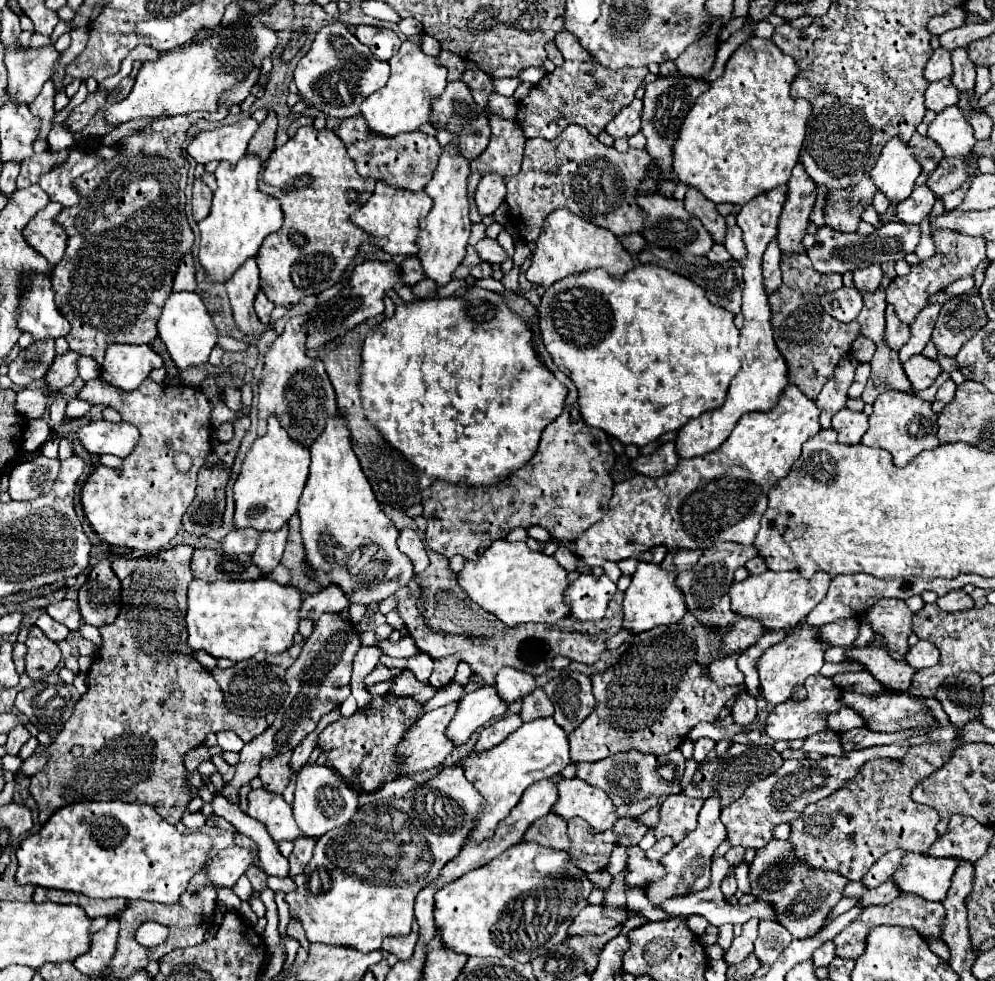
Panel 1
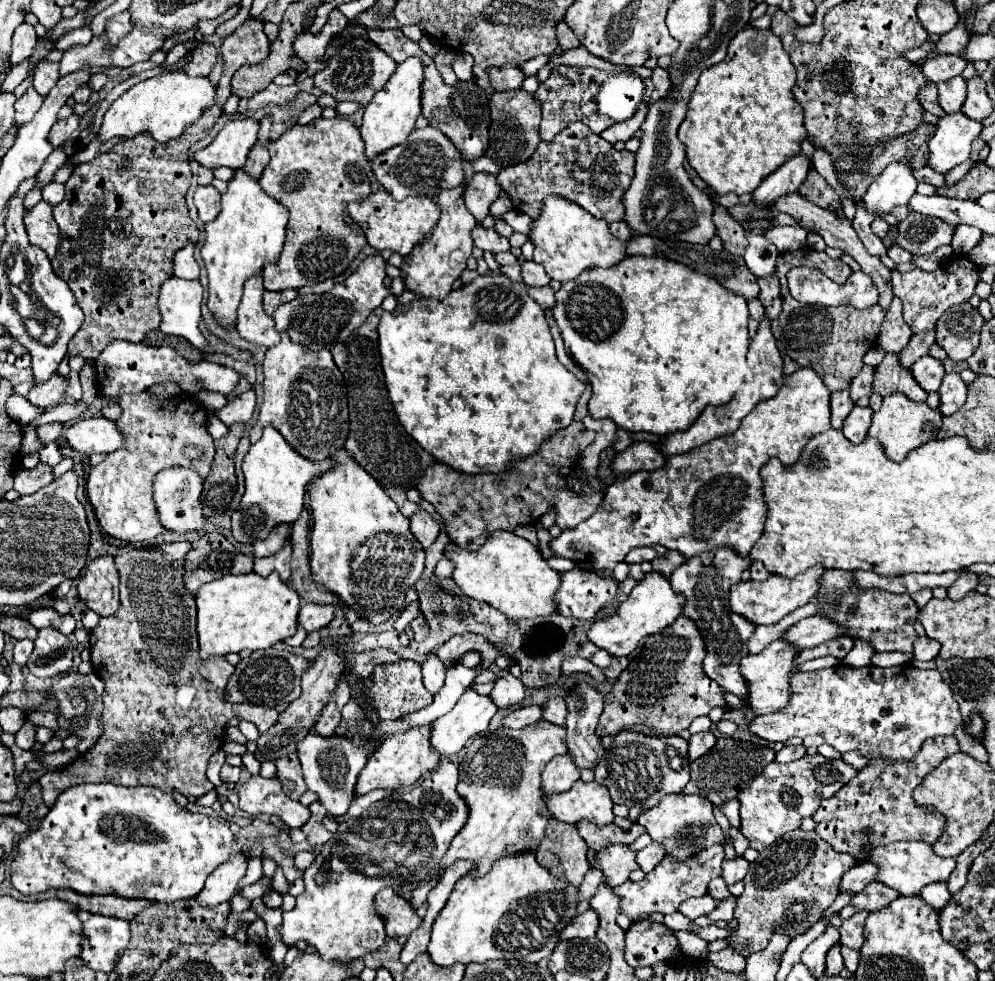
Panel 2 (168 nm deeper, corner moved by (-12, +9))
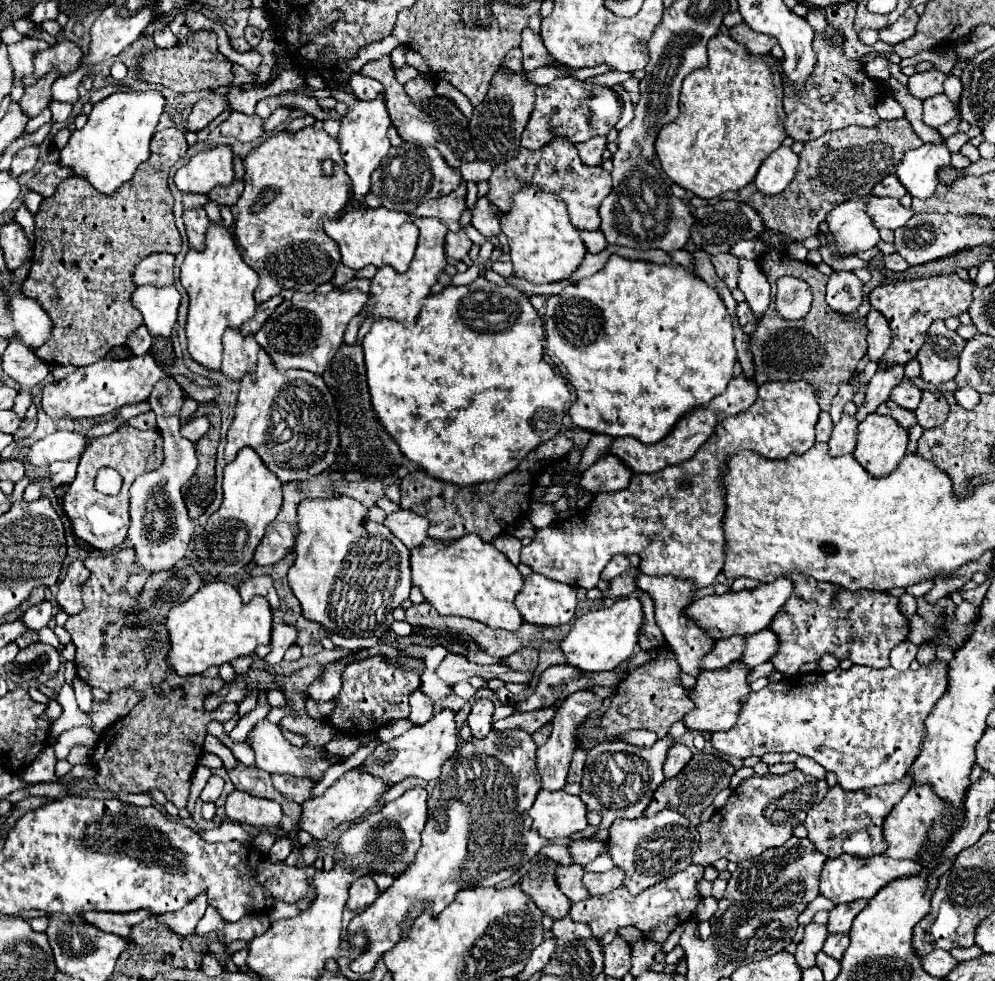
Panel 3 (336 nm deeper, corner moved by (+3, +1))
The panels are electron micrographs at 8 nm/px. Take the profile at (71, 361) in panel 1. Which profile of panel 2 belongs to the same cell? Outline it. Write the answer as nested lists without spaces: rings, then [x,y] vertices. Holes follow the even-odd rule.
[[[54,373],[48,383],[42,383],[42,385],[36,385],[34,389],[30,389],[30,393],[26,395],[26,399],[28,399],[34,407],[52,409],[54,405],[58,405],[60,397],[64,395],[66,385],[68,385],[68,381],[66,381],[64,377],[58,377],[58,375]]]

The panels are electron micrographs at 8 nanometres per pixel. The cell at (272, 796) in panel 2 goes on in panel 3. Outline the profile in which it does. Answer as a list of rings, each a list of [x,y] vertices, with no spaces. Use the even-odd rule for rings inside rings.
[[[241,791],[229,793],[225,799],[225,815],[231,821],[255,827],[277,827],[283,819],[283,811],[277,801],[253,797]]]

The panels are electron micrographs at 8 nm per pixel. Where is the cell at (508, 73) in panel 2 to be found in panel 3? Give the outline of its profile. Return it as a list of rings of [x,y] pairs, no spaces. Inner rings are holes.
[[[513,49],[513,51],[503,59],[503,63],[501,63],[499,69],[509,69],[509,71],[513,71],[513,73],[523,71],[523,67],[521,67],[521,51],[519,51],[519,49]]]

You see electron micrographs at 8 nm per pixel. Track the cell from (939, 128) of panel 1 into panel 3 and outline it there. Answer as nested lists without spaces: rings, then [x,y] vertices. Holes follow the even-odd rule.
[[[941,139],[939,143],[923,143],[907,151],[897,167],[897,177],[911,197],[927,199],[939,183],[939,171],[947,167],[951,167],[951,151],[945,139]]]

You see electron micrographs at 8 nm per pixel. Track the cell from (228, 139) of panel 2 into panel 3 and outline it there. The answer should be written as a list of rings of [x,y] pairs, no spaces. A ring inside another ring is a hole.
[[[219,145],[193,155],[189,163],[179,167],[175,185],[183,193],[209,193],[217,185],[231,183],[233,177],[233,149],[229,145]]]

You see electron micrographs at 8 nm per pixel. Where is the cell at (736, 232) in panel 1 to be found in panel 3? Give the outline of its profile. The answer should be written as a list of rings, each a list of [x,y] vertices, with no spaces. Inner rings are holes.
[[[739,259],[739,289],[743,291],[745,301],[751,305],[753,313],[761,317],[769,307],[771,287],[757,261]]]

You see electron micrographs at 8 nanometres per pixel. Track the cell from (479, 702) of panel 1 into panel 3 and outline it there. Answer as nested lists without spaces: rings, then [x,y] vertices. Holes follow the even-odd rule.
[[[445,707],[425,725],[415,725],[389,743],[379,743],[377,749],[365,759],[363,767],[369,769],[373,775],[381,775],[383,779],[389,779],[389,785],[395,785],[405,777],[421,777],[425,781],[433,781],[439,777],[443,761],[455,753],[457,739],[459,733],[455,723],[455,711]]]

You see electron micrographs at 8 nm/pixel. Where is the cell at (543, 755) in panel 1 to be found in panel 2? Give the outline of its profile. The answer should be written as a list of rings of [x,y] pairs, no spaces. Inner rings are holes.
[[[538,721],[518,731],[502,727],[476,737],[460,763],[460,781],[456,785],[456,791],[460,791],[468,803],[468,823],[464,823],[462,831],[452,839],[440,867],[434,869],[428,879],[440,875],[458,859],[472,861],[472,871],[484,875],[492,863],[502,857],[534,853],[544,839],[544,829],[550,819],[540,775],[552,757],[564,755],[566,751],[566,729],[548,721]]]

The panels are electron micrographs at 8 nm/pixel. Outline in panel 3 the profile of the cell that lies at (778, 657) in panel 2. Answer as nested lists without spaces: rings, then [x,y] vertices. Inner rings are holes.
[[[743,661],[731,663],[729,667],[723,667],[723,669],[705,671],[705,675],[701,675],[701,679],[697,679],[695,691],[689,691],[691,699],[695,701],[695,709],[693,709],[693,713],[685,715],[685,719],[683,719],[687,723],[687,727],[701,731],[701,733],[729,731],[737,723],[737,717],[743,709],[745,697],[749,697],[753,693],[751,683],[747,681],[749,673],[751,673],[751,669]]]

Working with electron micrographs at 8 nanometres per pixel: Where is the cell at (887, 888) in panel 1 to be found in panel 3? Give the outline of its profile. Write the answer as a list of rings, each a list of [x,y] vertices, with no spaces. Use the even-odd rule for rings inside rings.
[[[857,899],[853,903],[845,903],[845,905],[837,905],[831,913],[829,913],[829,933],[849,933],[853,919],[857,917],[857,913],[867,905],[867,899]]]

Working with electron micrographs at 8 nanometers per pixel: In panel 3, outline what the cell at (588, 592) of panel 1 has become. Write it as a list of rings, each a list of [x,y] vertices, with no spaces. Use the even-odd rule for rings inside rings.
[[[531,573],[525,577],[521,595],[517,595],[517,609],[527,623],[571,623],[577,609],[577,589],[561,581],[553,581],[545,575]]]

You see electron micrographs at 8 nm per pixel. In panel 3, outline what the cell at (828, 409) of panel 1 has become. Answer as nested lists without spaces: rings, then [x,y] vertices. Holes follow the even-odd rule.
[[[821,411],[819,423],[817,423],[817,427],[815,427],[815,431],[817,431],[817,441],[827,443],[829,437],[831,437],[831,429],[833,429],[833,421],[831,421],[829,413],[827,413],[827,411]]]

